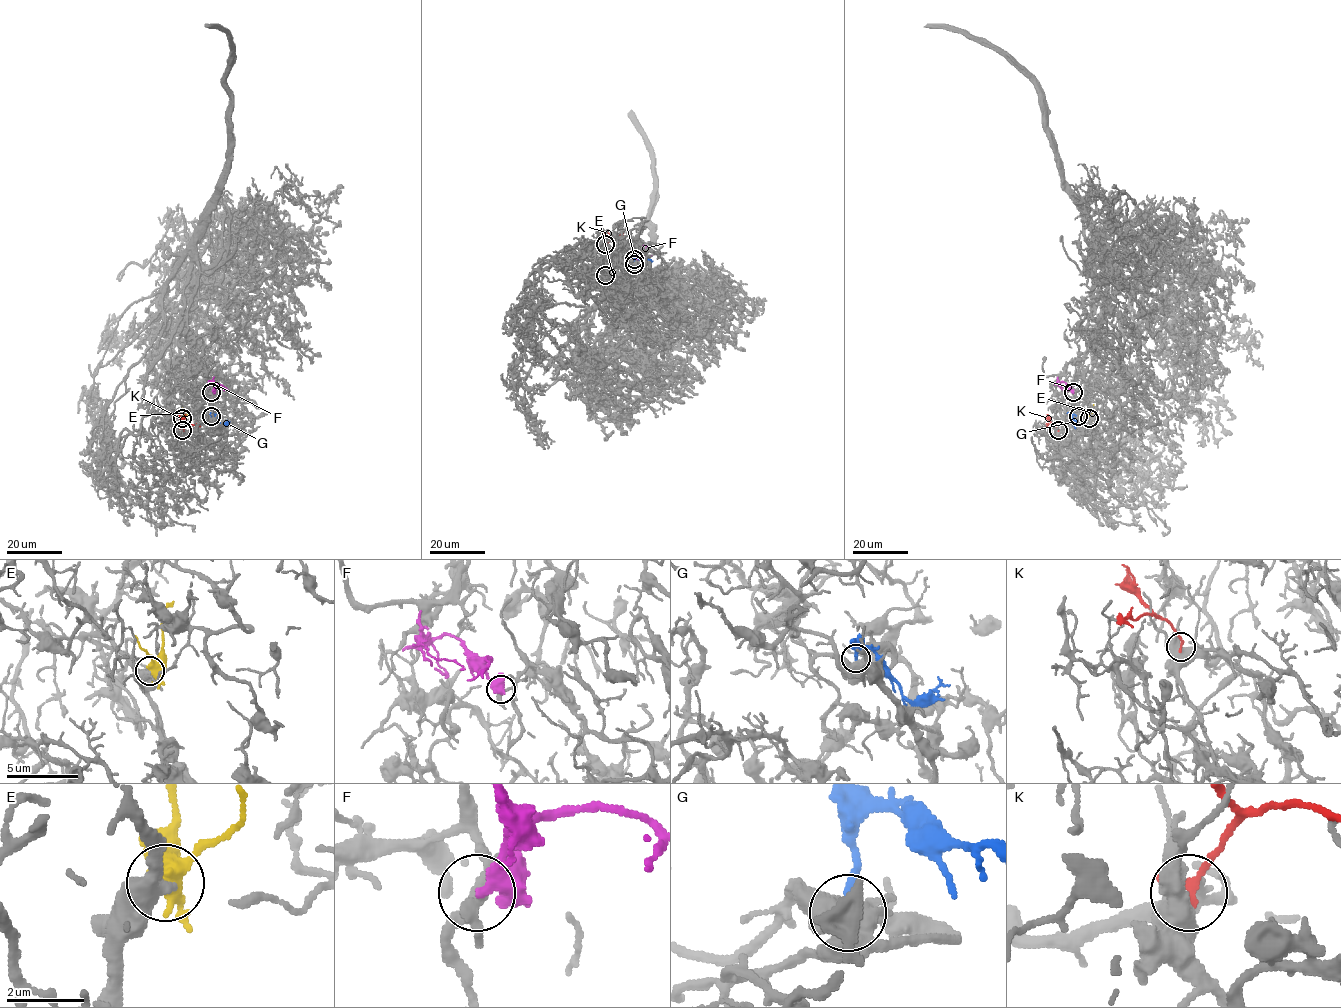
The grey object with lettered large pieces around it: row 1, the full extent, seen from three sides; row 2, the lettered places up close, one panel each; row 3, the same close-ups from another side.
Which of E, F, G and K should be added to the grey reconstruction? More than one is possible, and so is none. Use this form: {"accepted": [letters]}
{"accepted": []}

